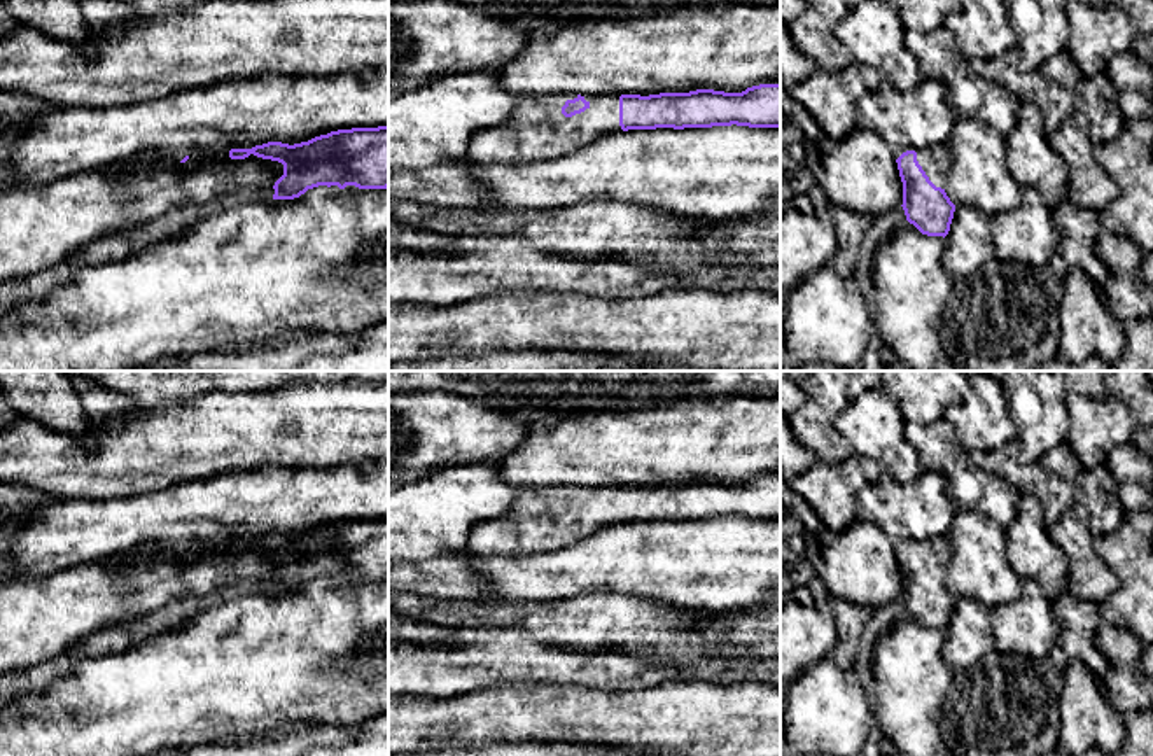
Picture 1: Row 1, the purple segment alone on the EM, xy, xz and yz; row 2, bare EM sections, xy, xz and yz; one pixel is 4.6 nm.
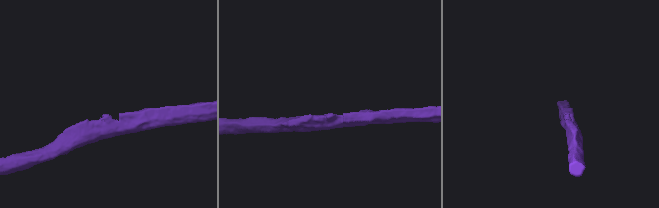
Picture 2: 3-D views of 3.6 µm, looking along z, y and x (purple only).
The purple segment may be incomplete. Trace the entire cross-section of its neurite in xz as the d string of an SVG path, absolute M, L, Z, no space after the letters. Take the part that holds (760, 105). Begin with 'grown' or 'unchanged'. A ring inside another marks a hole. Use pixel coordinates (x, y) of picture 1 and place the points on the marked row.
grown; M759 84L742 93L696 89L649 96L523 96L502 126L472 135L465 161L535 163L567 156L605 133L621 130L731 124L780 128L780 84Z

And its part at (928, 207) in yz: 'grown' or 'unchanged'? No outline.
grown

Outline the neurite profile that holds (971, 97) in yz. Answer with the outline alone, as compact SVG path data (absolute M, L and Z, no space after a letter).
M912 30L906 46L919 63L922 79L934 79L947 88L955 122L982 121L1003 136L1013 130L1020 102L1010 89L971 68L950 30Z

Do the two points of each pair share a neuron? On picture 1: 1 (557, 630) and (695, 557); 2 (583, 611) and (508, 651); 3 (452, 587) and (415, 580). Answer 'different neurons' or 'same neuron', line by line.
1: different neurons
2: different neurons
3: same neuron

